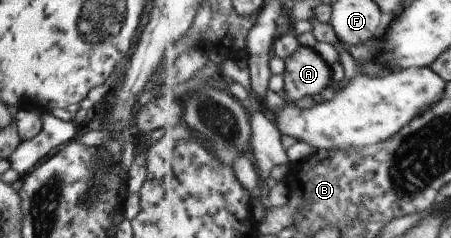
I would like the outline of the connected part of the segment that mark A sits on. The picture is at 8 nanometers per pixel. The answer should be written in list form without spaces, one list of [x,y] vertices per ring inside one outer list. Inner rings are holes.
[[[305,45],[285,59],[284,95],[289,102],[311,96],[320,100],[321,92],[333,83],[331,64],[315,50]]]

